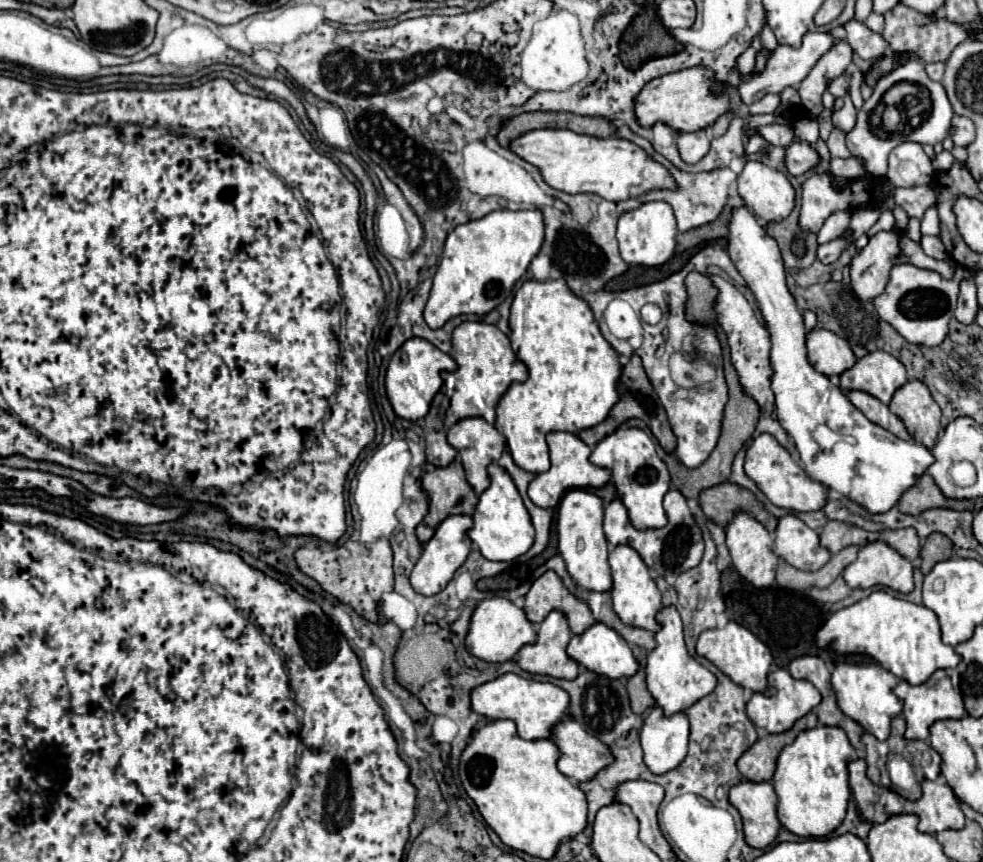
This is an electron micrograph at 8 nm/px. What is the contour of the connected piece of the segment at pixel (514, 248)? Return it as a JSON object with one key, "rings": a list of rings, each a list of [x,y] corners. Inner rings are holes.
{"rings":[[[495,210],[479,220],[459,224],[445,240],[443,258],[433,278],[433,288],[425,306],[425,322],[429,328],[441,328],[449,318],[459,314],[487,314],[499,306],[509,294],[513,284],[525,274],[529,262],[537,256],[545,238],[545,224],[541,210]]]}

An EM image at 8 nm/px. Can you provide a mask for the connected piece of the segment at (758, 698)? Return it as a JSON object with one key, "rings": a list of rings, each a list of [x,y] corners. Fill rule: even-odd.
{"rings":[[[783,668],[769,674],[769,684],[777,690],[777,694],[773,694],[773,696],[765,696],[761,692],[753,694],[751,700],[747,702],[747,716],[751,718],[751,722],[755,726],[765,728],[771,734],[779,734],[779,732],[789,730],[799,718],[803,718],[807,712],[811,712],[821,702],[819,690],[809,680],[795,680]]]}

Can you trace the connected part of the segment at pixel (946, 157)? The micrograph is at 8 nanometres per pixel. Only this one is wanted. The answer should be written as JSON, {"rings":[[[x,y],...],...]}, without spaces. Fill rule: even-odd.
{"rings":[[[943,150],[941,154],[937,154],[937,158],[933,160],[933,166],[939,168],[939,170],[947,170],[947,168],[951,168],[951,164],[955,164],[955,158],[947,150]]]}

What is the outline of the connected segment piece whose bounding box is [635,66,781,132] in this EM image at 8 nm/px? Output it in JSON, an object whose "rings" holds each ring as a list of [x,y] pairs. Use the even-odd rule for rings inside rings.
{"rings":[[[693,66],[687,70],[679,70],[673,74],[659,76],[651,80],[635,98],[635,116],[641,126],[653,126],[655,122],[665,122],[677,132],[695,132],[699,128],[709,128],[719,116],[731,112],[739,118],[747,118],[751,114],[773,114],[781,104],[779,94],[765,94],[761,100],[753,104],[743,104],[739,98],[739,90],[735,84],[725,84],[723,92],[717,92],[715,86],[721,84],[715,80],[715,72],[703,66]]]}

